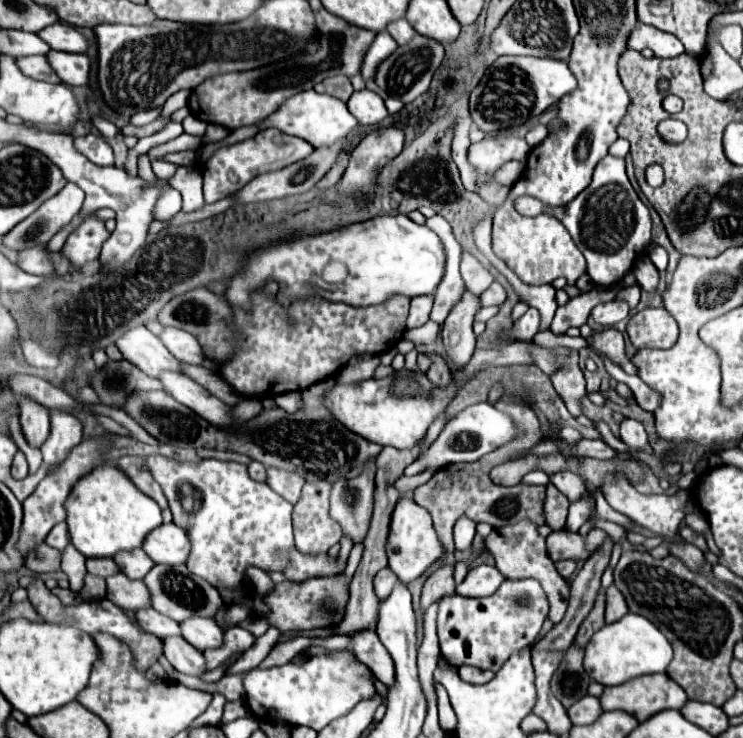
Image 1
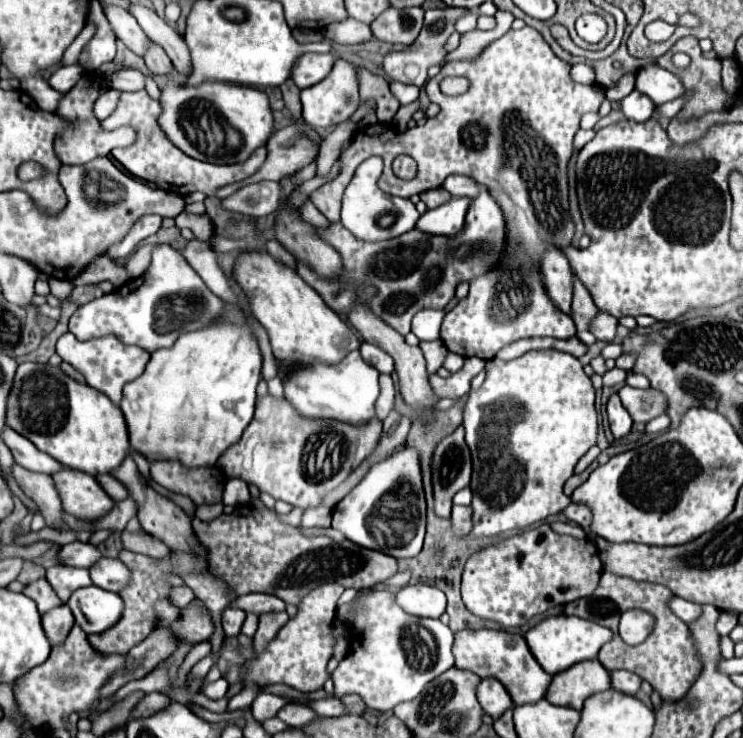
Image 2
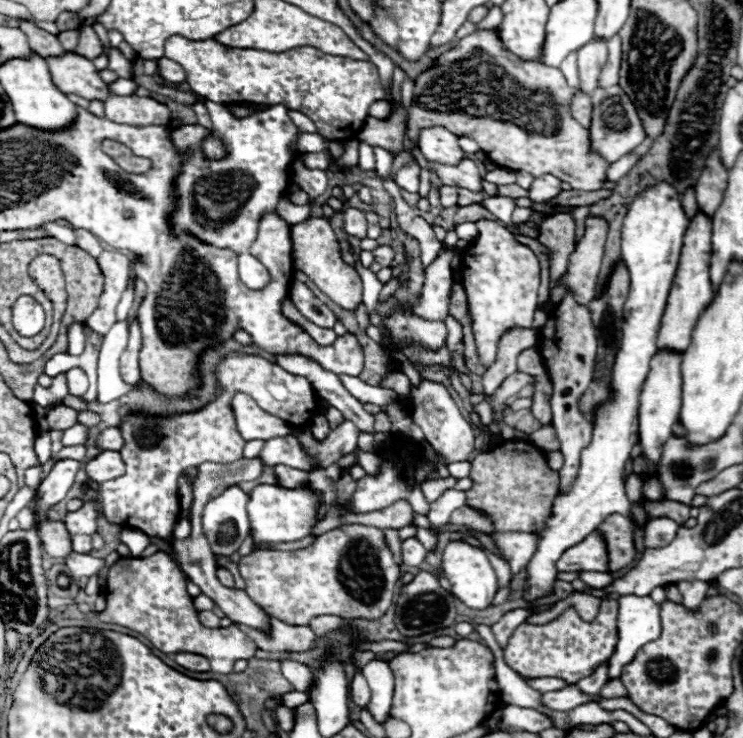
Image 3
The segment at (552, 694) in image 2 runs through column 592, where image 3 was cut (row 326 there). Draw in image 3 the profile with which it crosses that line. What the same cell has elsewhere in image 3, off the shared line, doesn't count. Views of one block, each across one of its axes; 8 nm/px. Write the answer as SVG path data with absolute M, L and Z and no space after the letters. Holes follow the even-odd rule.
M698 210L696 216L690 220L690 226L684 236L682 260L680 260L680 266L674 276L674 284L666 302L666 316L662 316L662 328L658 330L658 348L672 348L676 352L684 352L690 344L690 336L698 316L704 312L704 308L714 296L714 290L710 284L710 252L712 252L710 236L712 236L712 218Z

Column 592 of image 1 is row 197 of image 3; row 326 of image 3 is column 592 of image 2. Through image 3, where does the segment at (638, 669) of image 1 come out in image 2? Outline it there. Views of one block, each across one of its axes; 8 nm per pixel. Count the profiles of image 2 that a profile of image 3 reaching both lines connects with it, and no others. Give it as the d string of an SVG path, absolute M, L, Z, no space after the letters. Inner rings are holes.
M550 616L544 618L540 624L536 624L534 628L530 628L526 632L526 642L534 654L534 658L538 660L538 664L550 674L558 674L566 668L570 668L576 662L582 660L592 660L598 656L598 650L612 638L612 632L604 626L598 626L590 620L578 618L578 616Z

